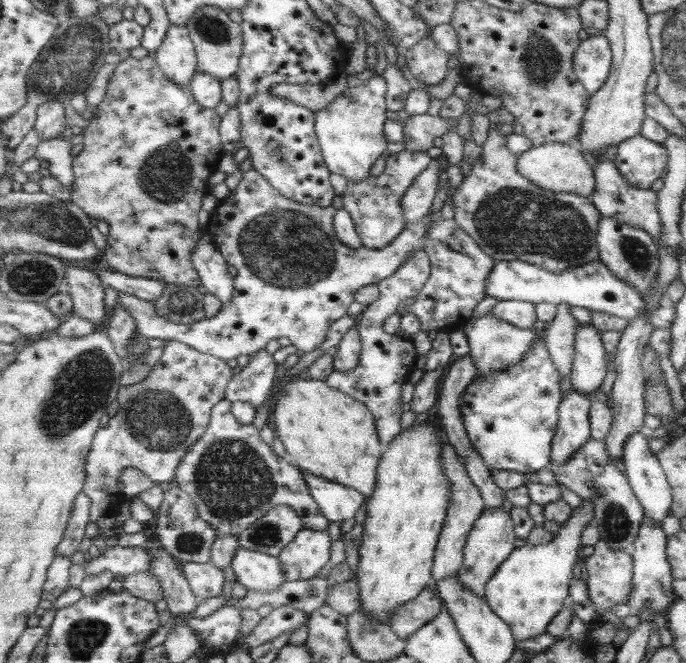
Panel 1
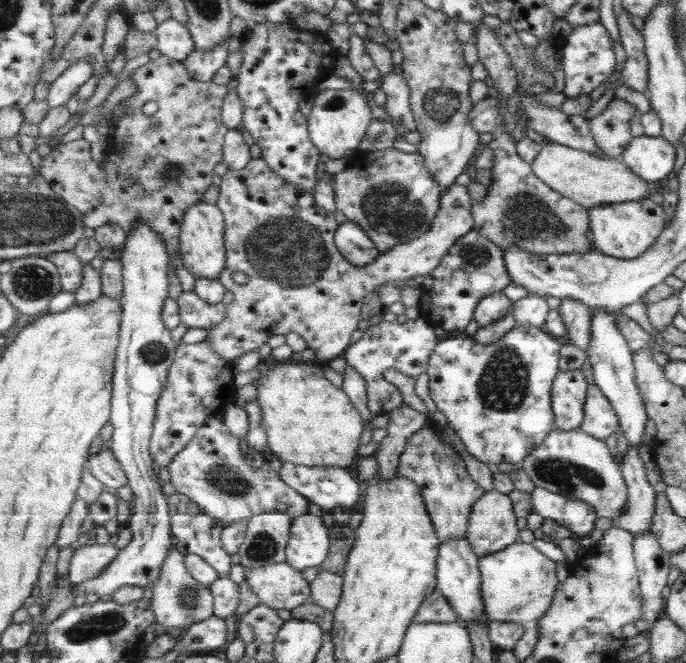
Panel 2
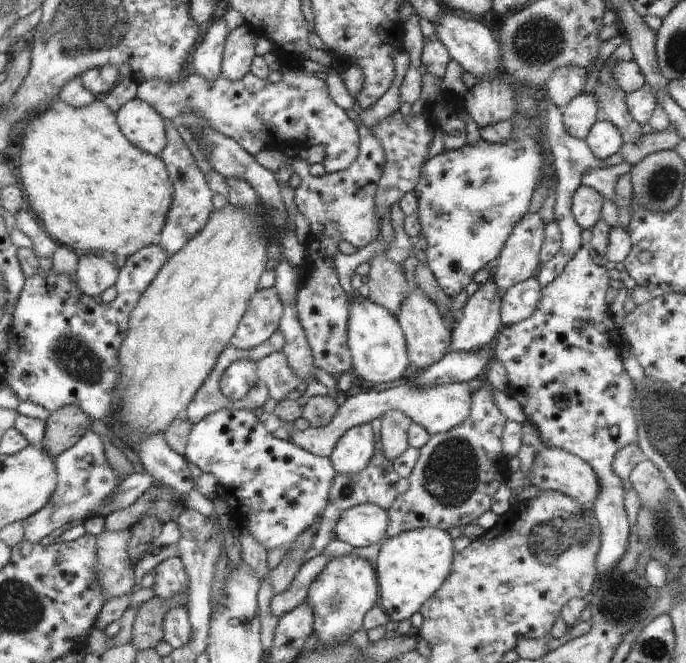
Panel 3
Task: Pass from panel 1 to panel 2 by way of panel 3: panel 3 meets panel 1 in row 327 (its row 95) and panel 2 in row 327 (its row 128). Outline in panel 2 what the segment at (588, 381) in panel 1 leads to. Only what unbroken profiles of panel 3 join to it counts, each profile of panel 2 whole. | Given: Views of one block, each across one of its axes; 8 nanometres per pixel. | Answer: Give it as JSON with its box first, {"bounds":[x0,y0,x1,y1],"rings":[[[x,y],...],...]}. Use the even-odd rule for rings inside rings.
{"bounds":[557,299,590,354],"rings":[[[561,299],[557,311],[563,321],[568,344],[584,350],[586,354],[590,331],[590,308],[576,300]]]}

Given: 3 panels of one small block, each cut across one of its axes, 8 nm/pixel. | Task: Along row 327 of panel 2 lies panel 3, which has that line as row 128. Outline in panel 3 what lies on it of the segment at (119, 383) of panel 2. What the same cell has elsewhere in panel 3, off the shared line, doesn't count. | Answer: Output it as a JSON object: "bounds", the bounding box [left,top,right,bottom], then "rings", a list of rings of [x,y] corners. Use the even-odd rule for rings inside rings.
{"bounds":[118,97,169,156],"rings":[[[139,97],[119,110],[118,123],[124,135],[145,152],[159,156],[169,146],[165,116]]]}

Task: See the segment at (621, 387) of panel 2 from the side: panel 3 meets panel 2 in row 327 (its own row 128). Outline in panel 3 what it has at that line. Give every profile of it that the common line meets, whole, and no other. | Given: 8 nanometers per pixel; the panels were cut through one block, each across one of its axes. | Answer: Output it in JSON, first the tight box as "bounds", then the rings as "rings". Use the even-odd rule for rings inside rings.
{"bounds":[584,120,623,160],"rings":[[[596,120],[587,132],[584,142],[595,158],[603,160],[619,152],[623,144],[619,131],[607,120]]]}

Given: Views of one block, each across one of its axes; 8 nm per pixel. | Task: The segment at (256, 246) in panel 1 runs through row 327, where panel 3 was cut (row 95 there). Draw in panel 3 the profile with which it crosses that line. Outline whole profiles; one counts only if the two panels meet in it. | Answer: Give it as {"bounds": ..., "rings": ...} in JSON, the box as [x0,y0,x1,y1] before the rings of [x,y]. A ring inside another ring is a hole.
{"bounds":[138,70,360,173],"rings":[[[297,70],[284,72],[282,79],[277,83],[261,80],[253,73],[249,73],[237,81],[225,78],[225,74],[222,74],[213,82],[205,80],[205,76],[196,73],[189,76],[187,80],[179,80],[179,82],[167,82],[167,80],[153,78],[147,80],[147,82],[140,83],[138,97],[147,104],[153,105],[157,112],[160,112],[169,120],[185,116],[187,112],[193,112],[193,114],[199,114],[199,116],[207,118],[211,128],[225,134],[227,138],[235,139],[252,155],[269,148],[279,149],[284,153],[292,153],[300,148],[307,149],[311,148],[311,146],[323,145],[325,157],[322,164],[327,173],[341,172],[351,168],[360,155],[360,126],[357,126],[353,122],[354,120],[349,118],[349,114],[345,112],[345,109],[341,108],[331,98],[329,86],[327,86],[325,79],[322,80],[313,72],[297,72]]]}

